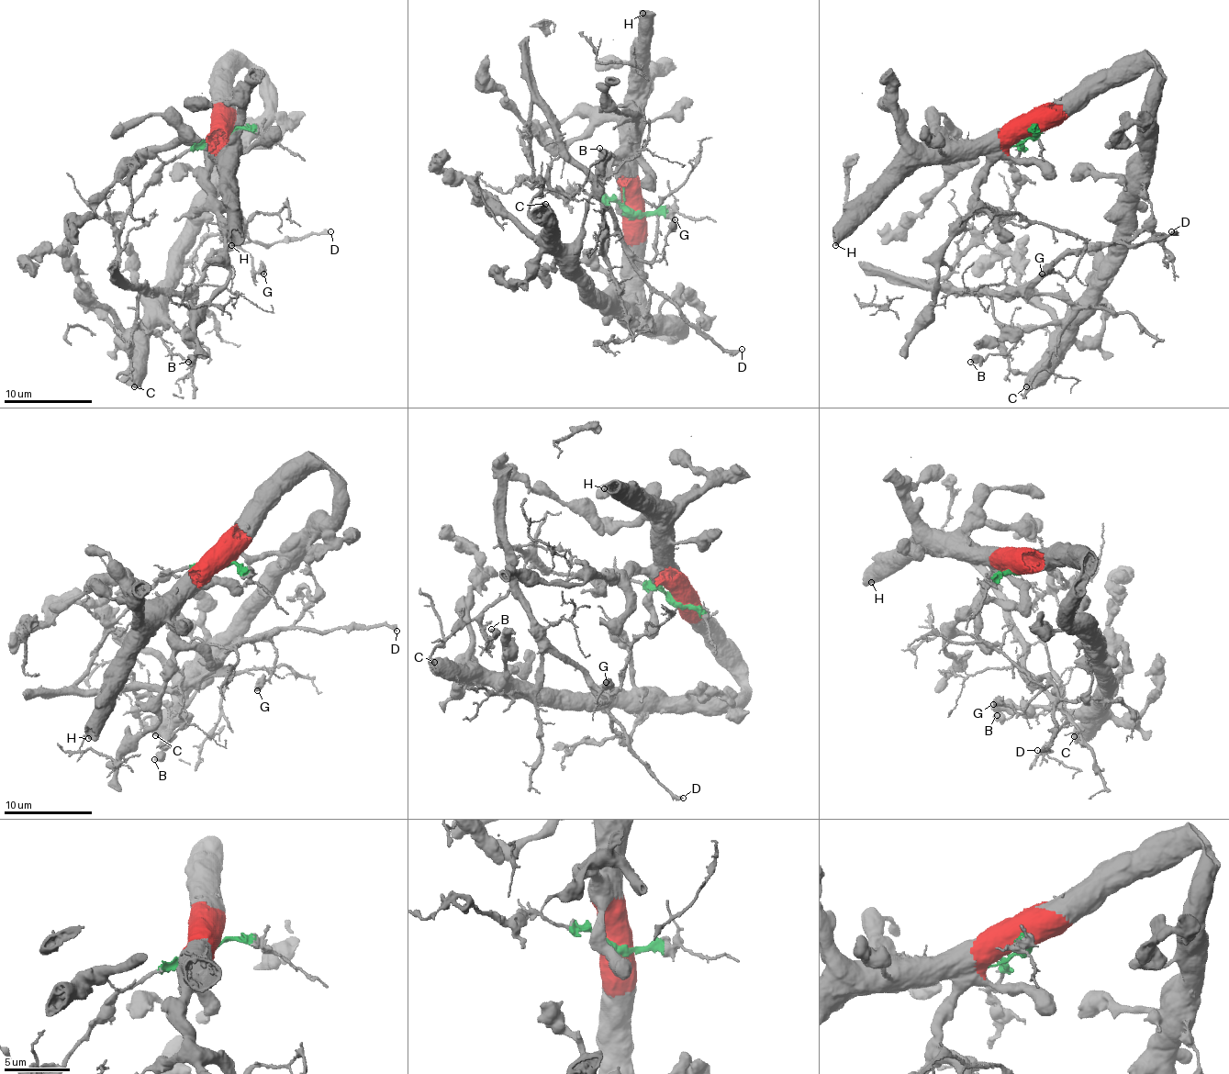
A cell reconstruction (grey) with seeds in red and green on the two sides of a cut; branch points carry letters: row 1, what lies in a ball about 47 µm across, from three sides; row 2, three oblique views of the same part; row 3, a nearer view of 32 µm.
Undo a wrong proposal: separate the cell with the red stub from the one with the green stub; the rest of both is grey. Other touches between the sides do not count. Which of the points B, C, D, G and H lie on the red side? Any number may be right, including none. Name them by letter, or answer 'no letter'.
C, H

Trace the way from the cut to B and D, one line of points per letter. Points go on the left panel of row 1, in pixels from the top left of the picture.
B: (220, 134), (164, 163), (127, 214), (117, 243), (117, 276), (149, 290), (138, 292), (138, 325), (189, 361)
D: (220, 134), (164, 163), (127, 214), (117, 243), (125, 283), (186, 292), (217, 252), (330, 232)

